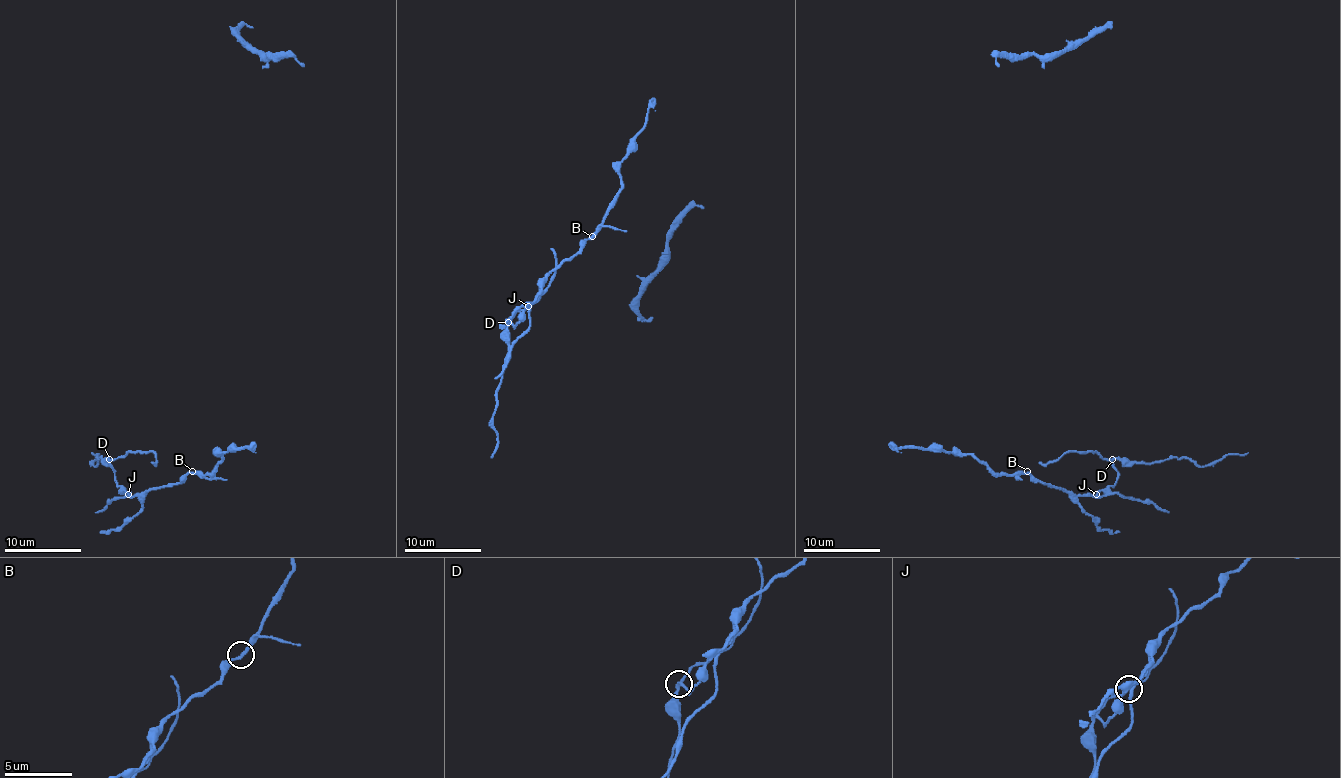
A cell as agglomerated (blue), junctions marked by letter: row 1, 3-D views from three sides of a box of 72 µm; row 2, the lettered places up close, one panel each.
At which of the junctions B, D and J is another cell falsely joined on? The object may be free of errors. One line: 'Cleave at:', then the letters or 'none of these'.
Cleave at: D

